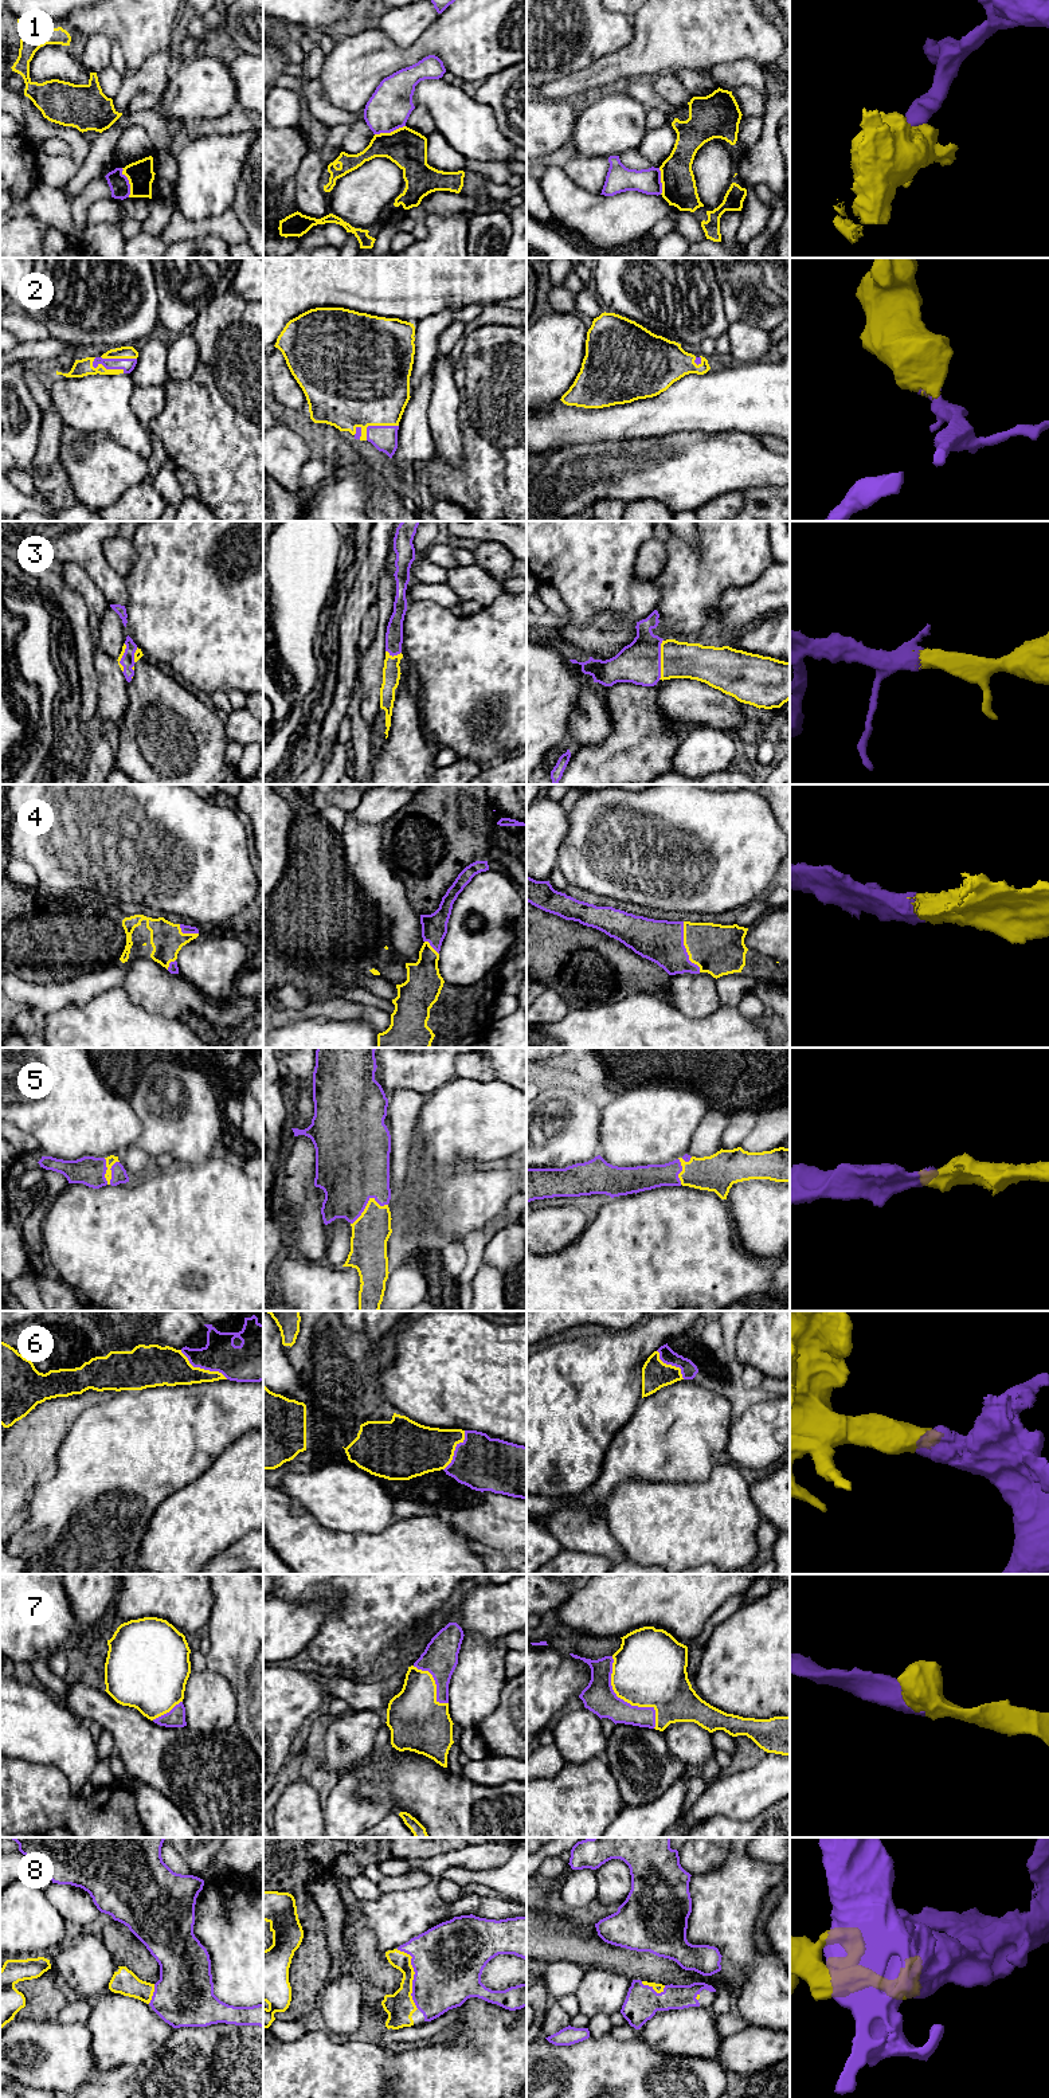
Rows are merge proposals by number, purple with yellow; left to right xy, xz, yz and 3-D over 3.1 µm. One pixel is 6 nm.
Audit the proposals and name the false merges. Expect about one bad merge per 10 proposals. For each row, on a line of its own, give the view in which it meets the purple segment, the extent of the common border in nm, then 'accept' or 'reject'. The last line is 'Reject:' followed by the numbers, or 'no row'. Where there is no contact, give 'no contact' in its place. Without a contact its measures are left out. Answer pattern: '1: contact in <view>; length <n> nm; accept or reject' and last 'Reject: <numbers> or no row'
1: contact in xy; length 180 nm; reject
2: contact in xz; length 220 nm; accept
3: contact in yz; length 240 nm; accept
4: contact in yz; length 320 nm; accept
5: contact in xy; length 170 nm; accept
6: contact in xy; length 340 nm; accept
7: contact in yz; length 500 nm; accept
8: contact in xz; length 380 nm; accept
Reject: 1

